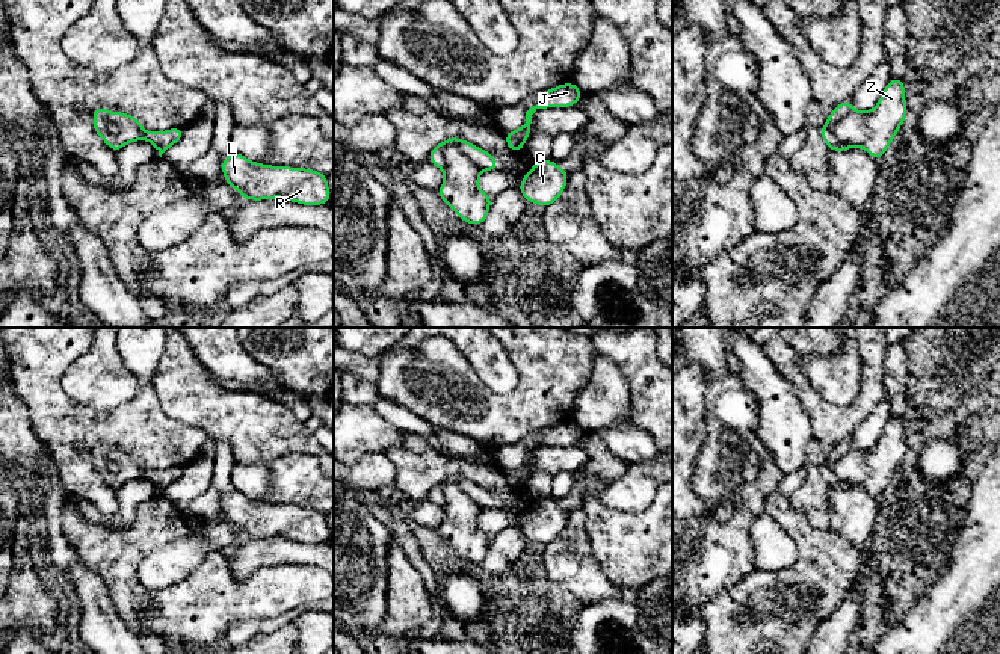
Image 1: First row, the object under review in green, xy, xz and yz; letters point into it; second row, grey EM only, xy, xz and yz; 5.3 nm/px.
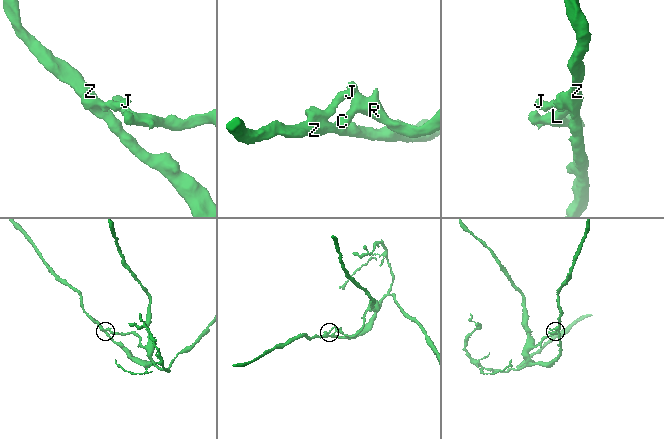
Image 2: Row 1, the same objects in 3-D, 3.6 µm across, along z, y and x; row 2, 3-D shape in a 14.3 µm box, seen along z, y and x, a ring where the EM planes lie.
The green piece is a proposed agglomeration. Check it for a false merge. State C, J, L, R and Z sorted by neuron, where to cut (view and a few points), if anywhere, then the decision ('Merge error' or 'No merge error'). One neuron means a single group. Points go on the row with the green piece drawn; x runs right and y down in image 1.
Groups: C L R Z / J. Split along xz (444, 148), (458, 148), (482, 169). Merge error

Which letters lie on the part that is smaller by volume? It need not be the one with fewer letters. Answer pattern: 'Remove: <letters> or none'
Remove: J

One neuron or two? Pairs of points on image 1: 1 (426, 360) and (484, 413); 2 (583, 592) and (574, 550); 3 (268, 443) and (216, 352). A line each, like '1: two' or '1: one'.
1: one
2: one
3: two

